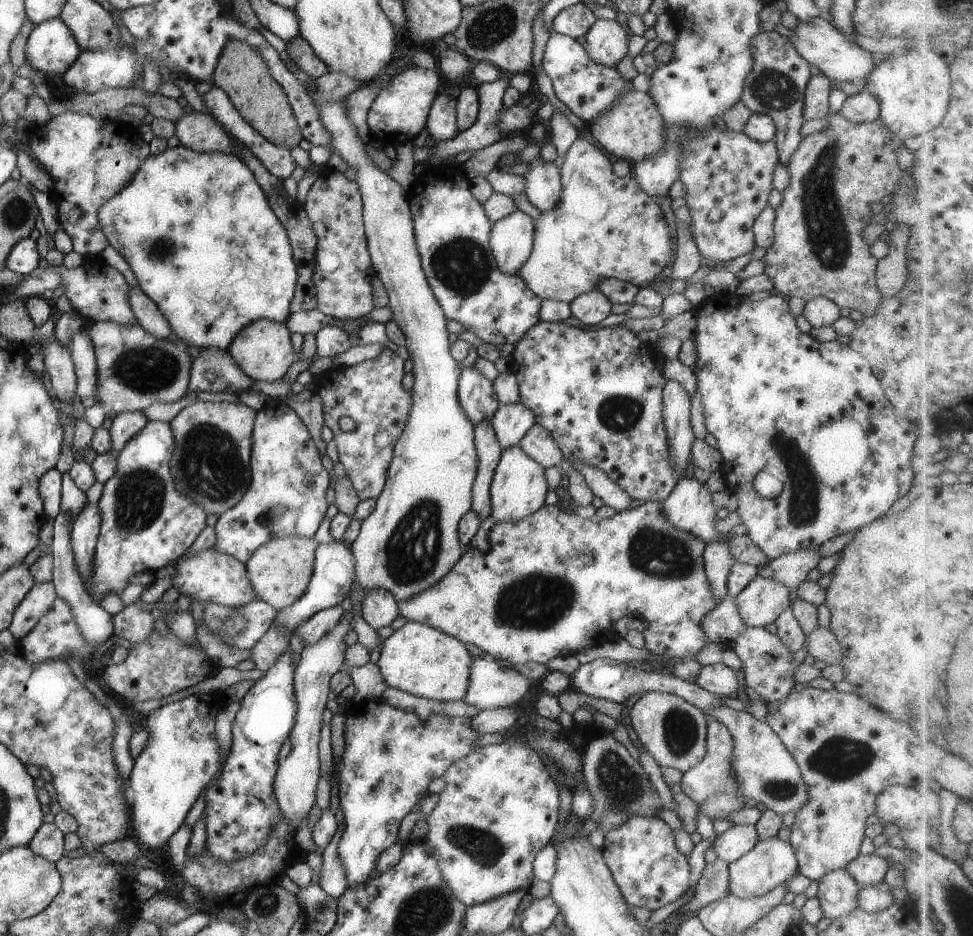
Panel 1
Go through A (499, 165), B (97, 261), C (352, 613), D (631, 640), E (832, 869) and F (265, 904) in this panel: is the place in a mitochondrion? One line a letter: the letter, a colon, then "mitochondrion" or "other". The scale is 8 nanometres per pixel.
A: other
B: other
C: other
D: other
E: other
F: mitochondrion

